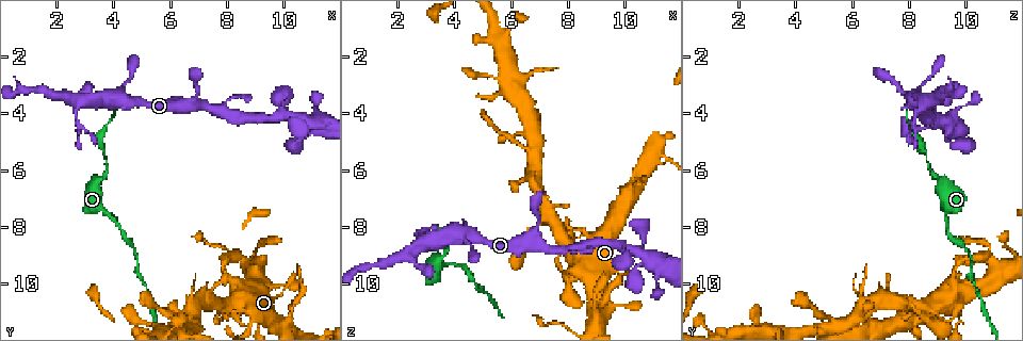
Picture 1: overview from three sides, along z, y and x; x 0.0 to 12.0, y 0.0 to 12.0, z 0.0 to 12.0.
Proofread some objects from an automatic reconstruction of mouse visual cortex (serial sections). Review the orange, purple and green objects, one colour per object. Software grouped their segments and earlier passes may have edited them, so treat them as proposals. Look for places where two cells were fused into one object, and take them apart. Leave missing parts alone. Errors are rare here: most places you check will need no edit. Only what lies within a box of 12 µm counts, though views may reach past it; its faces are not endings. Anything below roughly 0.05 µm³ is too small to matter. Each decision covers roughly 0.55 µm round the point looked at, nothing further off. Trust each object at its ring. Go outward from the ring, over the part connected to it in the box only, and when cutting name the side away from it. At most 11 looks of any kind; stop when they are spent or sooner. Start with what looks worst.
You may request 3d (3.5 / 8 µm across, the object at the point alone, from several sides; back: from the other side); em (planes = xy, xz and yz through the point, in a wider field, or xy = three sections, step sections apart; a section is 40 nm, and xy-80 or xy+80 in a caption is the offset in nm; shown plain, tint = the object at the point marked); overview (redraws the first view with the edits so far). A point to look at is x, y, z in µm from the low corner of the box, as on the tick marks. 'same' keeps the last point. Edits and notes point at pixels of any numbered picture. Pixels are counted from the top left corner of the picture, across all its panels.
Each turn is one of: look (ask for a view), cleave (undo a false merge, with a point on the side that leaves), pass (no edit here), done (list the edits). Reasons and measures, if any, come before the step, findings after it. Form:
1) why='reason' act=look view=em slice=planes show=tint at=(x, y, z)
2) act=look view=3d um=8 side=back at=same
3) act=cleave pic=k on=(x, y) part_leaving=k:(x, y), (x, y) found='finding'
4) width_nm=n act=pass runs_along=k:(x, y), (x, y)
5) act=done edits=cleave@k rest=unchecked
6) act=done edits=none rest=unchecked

why='sudden change in width' act=look view=3d um=8 at=(3.6, 6.3, 9.0)

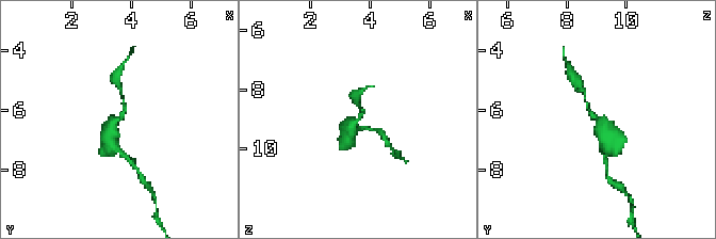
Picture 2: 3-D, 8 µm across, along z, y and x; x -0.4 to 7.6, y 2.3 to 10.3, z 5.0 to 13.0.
why='closer look' act=look view=3d um=3.5 side=back at=(3.6, 6.3, 9.1)

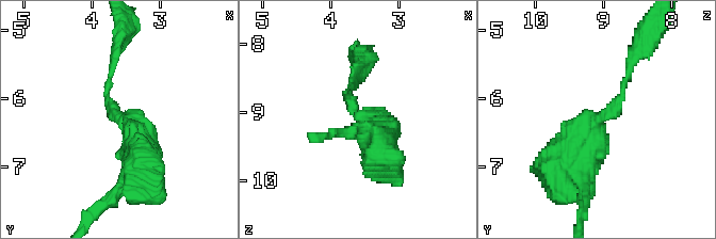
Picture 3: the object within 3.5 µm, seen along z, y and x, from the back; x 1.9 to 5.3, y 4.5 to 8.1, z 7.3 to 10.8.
arm_widths_nm=100,500 why='now the EM' act=look view=em slice=xy step=1 show=tint at=(3.65, 6.30, 9.05)

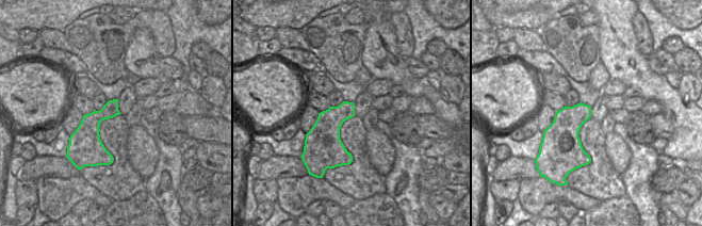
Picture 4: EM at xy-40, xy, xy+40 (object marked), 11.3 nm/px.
act=pass runs_along=3:(569, 169), (618, 100), (632, 58) found='continuous, no second cell'

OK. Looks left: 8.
act=look view=3d um=3.5 at=(7.0, 10.6, 7.7)

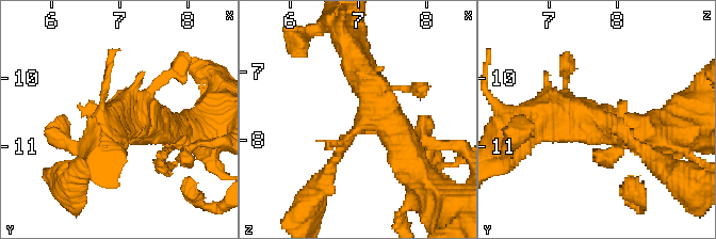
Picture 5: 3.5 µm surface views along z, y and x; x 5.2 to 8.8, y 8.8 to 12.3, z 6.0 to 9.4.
why='shape alone is not enough' act=look view=em slice=xy step=1 show=tint at=(7.05, 10.55, 7.75)

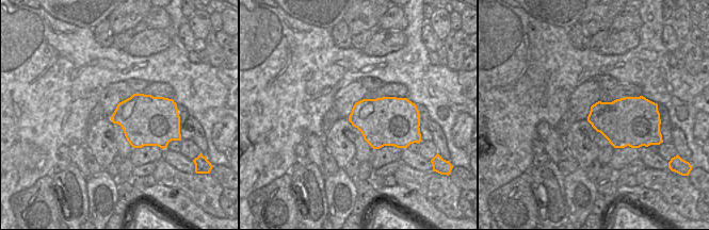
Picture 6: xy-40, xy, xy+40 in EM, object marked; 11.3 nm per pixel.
act=pass runs_along=5:(412, 165), (350, 48) found='continuous, no second cell'

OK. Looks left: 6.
why='thin arm on a thick one' act=look view=3d um=3.5 at=(9.9, 4.0, 8.7)

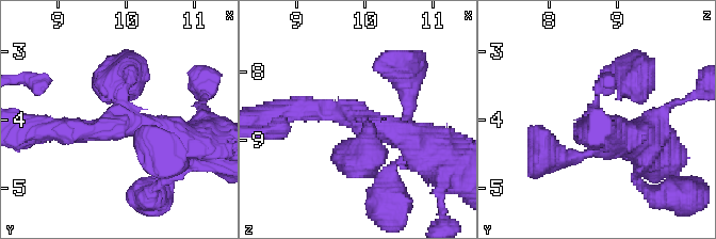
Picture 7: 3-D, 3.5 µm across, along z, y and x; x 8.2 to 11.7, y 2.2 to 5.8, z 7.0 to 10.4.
arms=3 arm_widths_nm=150,350,400 act=look view=em slice=xy step=2 show=tint at=(9.90, 4.05, 8.65)

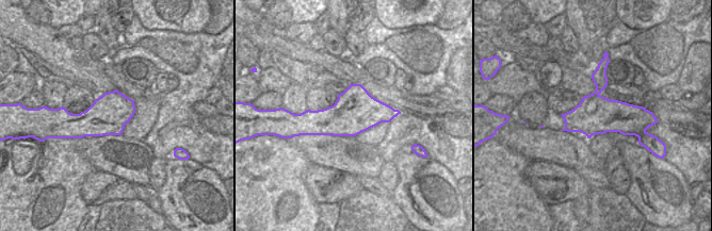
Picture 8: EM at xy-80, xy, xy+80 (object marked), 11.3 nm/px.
act=pass runs_along=7:(290, 111), (348, 113), (421, 146) found='one cell here'

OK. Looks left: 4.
why='a narrow waist' act=look view=3d um=3.5 at=(11.2, 3.8, 10.0)

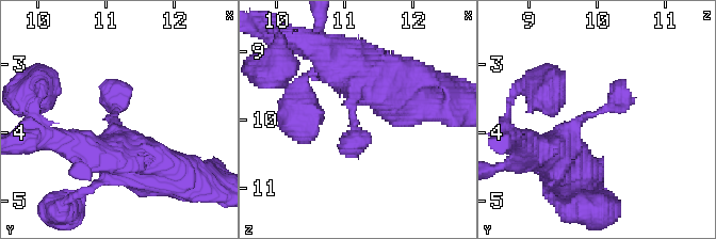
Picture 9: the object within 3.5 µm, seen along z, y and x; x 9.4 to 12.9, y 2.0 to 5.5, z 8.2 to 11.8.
why='now the EM' act=look view=em slice=xy step=2 show=tint at=(11.15, 3.70, 10.05)

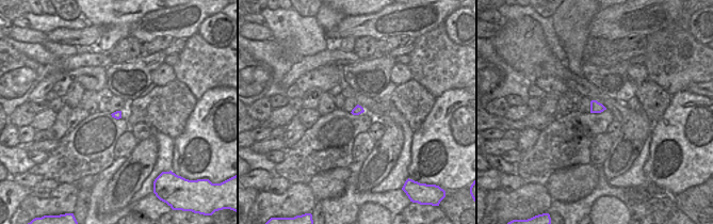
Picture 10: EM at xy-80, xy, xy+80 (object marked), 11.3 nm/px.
act=pass runs_along=9:(546, 153), (584, 116), (612, 107), (622, 81) found='one cell here'

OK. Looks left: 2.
act=done edits=none rest=unchecked

